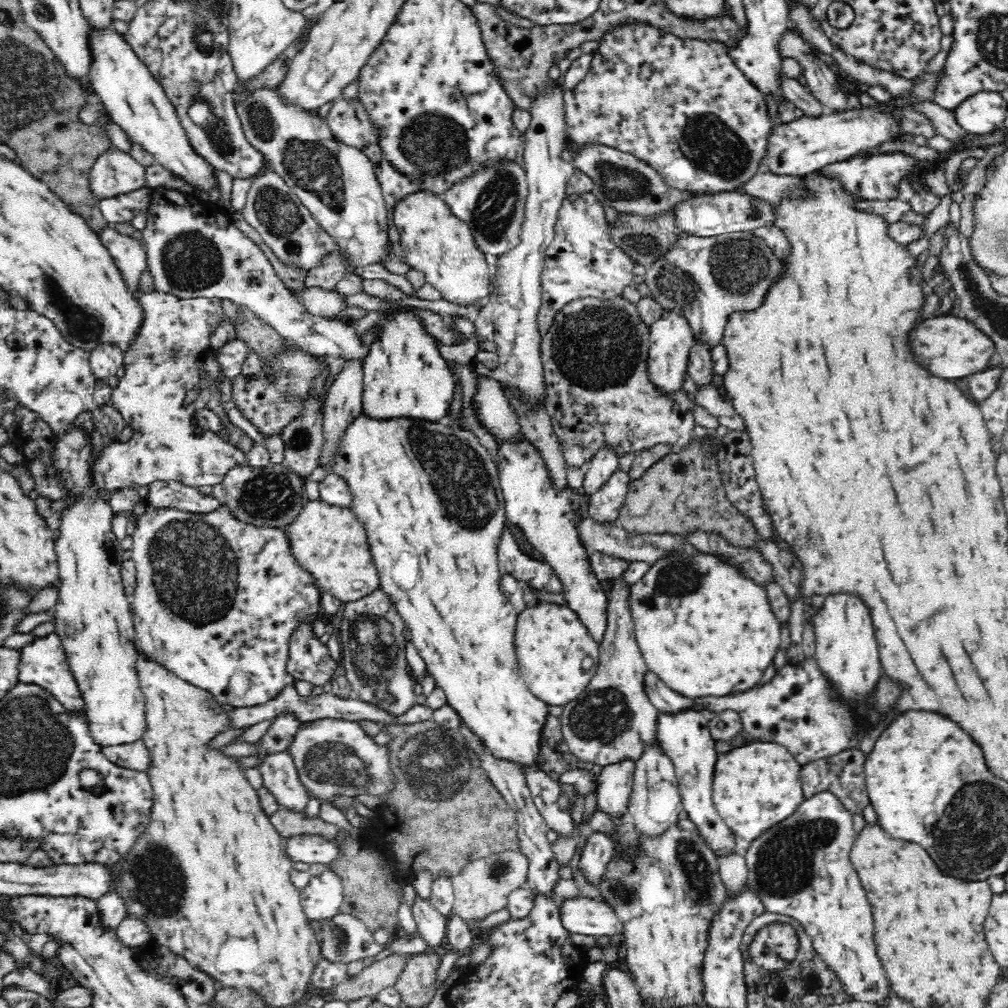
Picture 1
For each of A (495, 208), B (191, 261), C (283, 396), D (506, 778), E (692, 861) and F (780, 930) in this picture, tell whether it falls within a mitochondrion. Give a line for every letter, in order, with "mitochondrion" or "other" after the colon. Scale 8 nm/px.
A: mitochondrion
B: mitochondrion
C: mitochondrion
D: other
E: mitochondrion
F: mitochondrion

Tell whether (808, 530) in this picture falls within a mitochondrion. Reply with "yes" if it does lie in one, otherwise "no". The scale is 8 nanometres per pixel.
yes

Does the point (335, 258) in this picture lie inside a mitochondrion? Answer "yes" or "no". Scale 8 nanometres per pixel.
no

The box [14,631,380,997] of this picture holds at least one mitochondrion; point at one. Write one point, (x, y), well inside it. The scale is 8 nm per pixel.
(156, 880)

